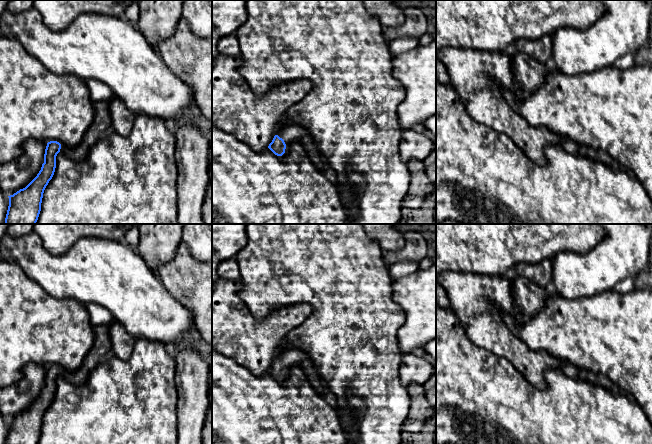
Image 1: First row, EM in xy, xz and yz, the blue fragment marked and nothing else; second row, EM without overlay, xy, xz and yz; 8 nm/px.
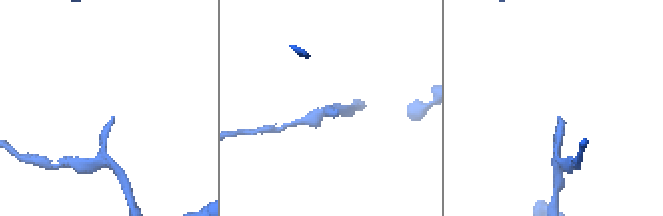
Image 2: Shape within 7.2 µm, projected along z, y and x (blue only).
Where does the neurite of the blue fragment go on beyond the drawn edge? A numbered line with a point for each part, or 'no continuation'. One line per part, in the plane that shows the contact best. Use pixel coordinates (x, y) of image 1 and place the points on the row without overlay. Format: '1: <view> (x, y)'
1: xz (294, 357)

